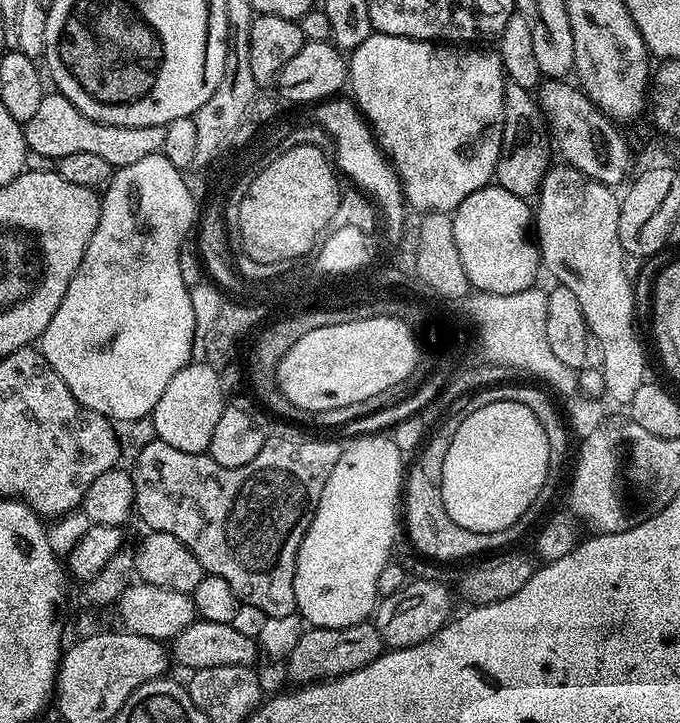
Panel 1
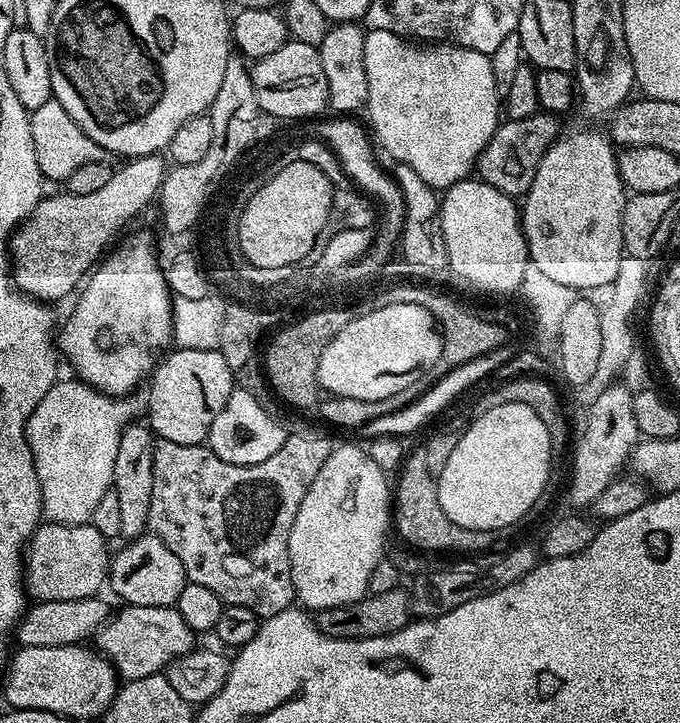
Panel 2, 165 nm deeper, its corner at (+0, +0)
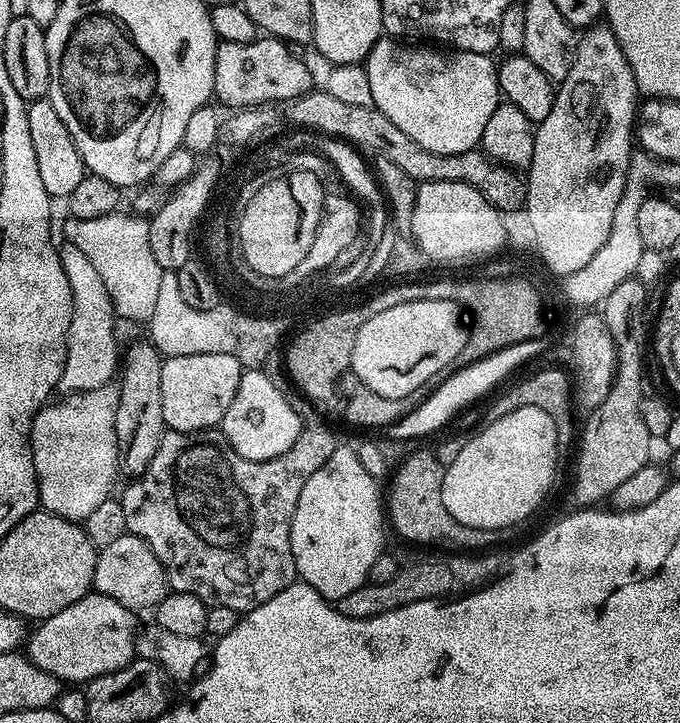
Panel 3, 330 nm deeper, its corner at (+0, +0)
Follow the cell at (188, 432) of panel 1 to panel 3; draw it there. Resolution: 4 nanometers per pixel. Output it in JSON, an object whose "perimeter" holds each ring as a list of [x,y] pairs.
{"perimeter":[[[227,354],[169,356],[162,366],[162,418],[174,432],[203,432],[219,425],[238,390],[241,366]]]}

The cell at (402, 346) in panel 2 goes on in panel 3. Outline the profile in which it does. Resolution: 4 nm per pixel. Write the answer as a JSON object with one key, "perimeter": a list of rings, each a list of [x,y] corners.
{"perimeter":[[[410,301],[404,302],[398,306],[390,306],[390,310],[384,310],[380,314],[374,315],[369,321],[358,330],[358,334],[354,338],[352,346],[352,366],[350,369],[351,375],[354,375],[364,383],[370,390],[374,390],[374,394],[382,394],[382,398],[402,398],[403,395],[410,394],[410,390],[416,390],[418,387],[426,384],[427,379],[438,374],[444,366],[449,366],[454,360],[458,358],[459,351],[466,345],[469,329],[466,324],[460,321],[460,312],[462,312],[461,305],[450,301]]]}

